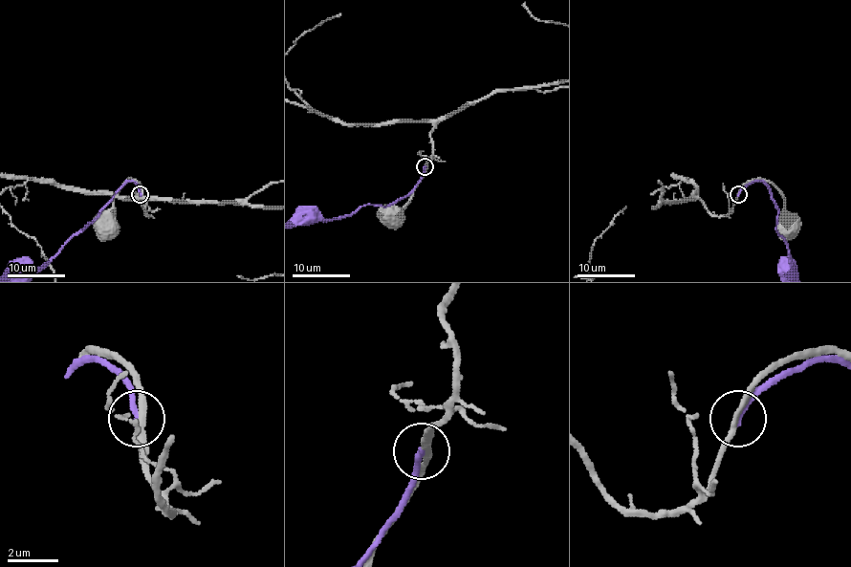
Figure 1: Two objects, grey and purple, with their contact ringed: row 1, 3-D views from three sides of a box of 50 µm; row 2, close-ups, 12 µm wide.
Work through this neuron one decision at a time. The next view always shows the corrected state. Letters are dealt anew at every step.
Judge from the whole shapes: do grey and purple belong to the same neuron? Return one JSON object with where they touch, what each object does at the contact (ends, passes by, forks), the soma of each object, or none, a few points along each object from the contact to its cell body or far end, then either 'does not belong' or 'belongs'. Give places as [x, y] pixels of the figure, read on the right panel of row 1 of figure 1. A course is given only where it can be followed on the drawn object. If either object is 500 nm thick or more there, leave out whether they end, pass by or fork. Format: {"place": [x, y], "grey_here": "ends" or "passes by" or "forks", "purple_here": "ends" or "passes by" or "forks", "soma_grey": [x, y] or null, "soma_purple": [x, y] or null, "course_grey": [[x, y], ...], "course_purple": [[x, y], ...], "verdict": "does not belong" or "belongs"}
{"place": [738, 194], "grey_here": "passes by", "purple_here": "ends", "soma_grey": [789, 226], "soma_purple": [787, 270], "course_grey": [[737, 194], [746, 183], [756, 179], [768, 180], [783, 199], [790, 227]], "course_purple": [[739, 194], [754, 182], [768, 187], [777, 210], [776, 230], [791, 259], [791, 267], [782, 264], [783, 267]], "verdict": "does not belong"}

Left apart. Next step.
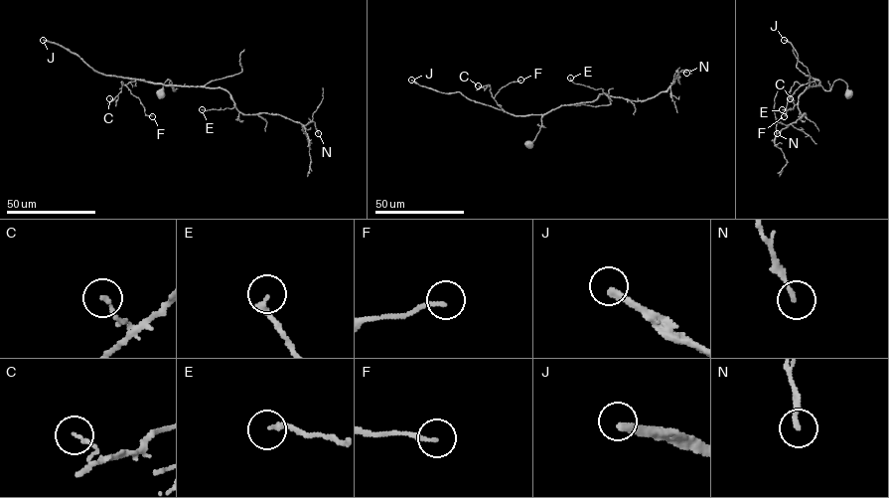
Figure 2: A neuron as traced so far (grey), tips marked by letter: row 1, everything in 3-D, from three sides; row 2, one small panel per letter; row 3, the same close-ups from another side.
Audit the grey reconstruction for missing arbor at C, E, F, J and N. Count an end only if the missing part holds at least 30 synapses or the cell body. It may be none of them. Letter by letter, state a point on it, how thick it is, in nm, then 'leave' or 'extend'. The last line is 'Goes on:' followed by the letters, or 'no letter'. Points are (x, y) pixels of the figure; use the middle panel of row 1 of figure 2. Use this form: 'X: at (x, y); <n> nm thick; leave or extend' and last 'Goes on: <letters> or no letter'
C: at (478, 85); 110 nm thick; leave
E: at (570, 78); 200 nm thick; leave
F: at (520, 80); 170 nm thick; leave
J: at (411, 80); 320 nm thick; extend
N: at (686, 73); 190 nm thick; leave
Goes on: J

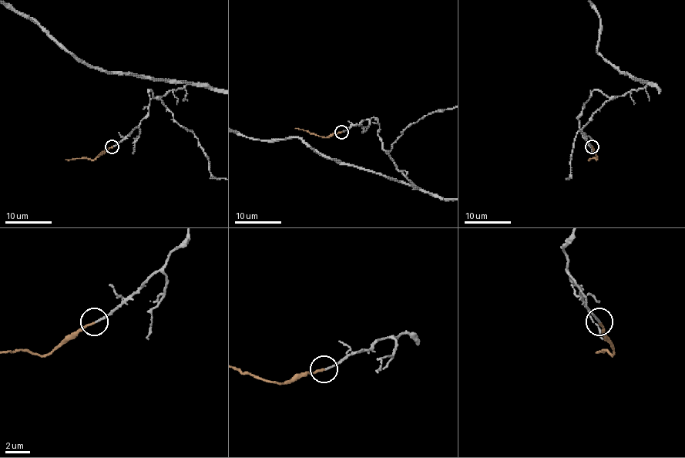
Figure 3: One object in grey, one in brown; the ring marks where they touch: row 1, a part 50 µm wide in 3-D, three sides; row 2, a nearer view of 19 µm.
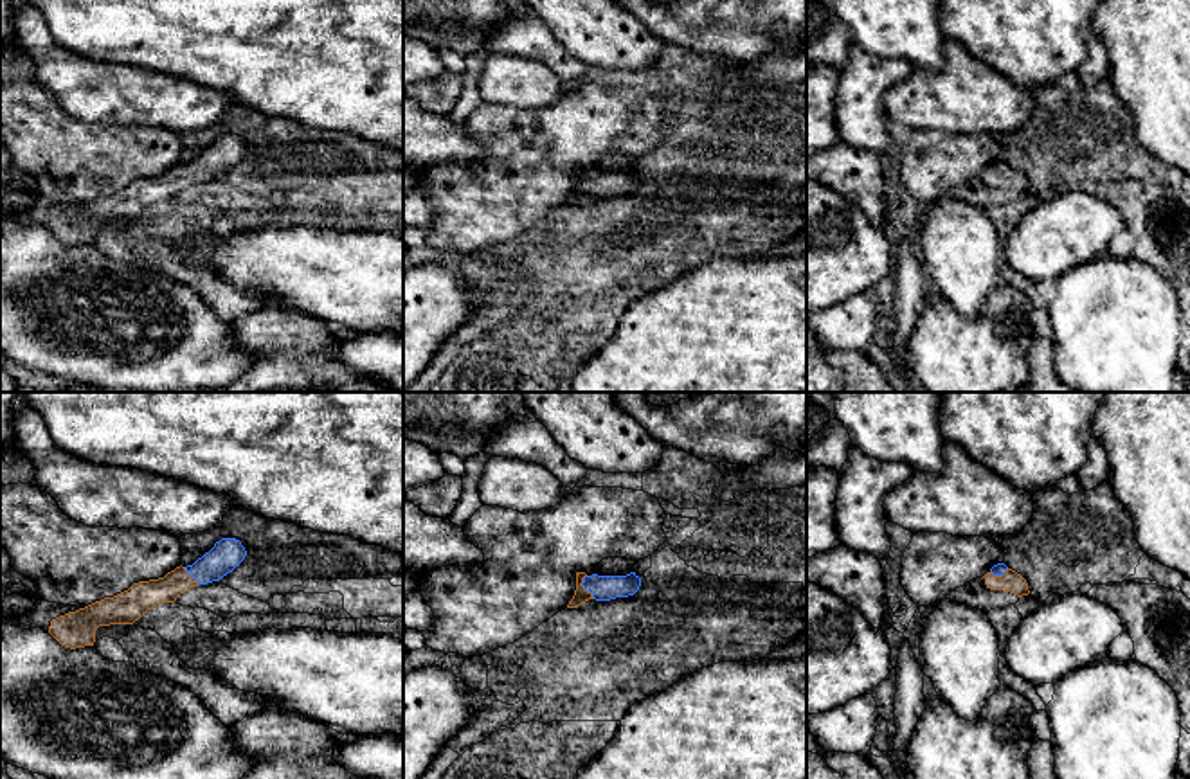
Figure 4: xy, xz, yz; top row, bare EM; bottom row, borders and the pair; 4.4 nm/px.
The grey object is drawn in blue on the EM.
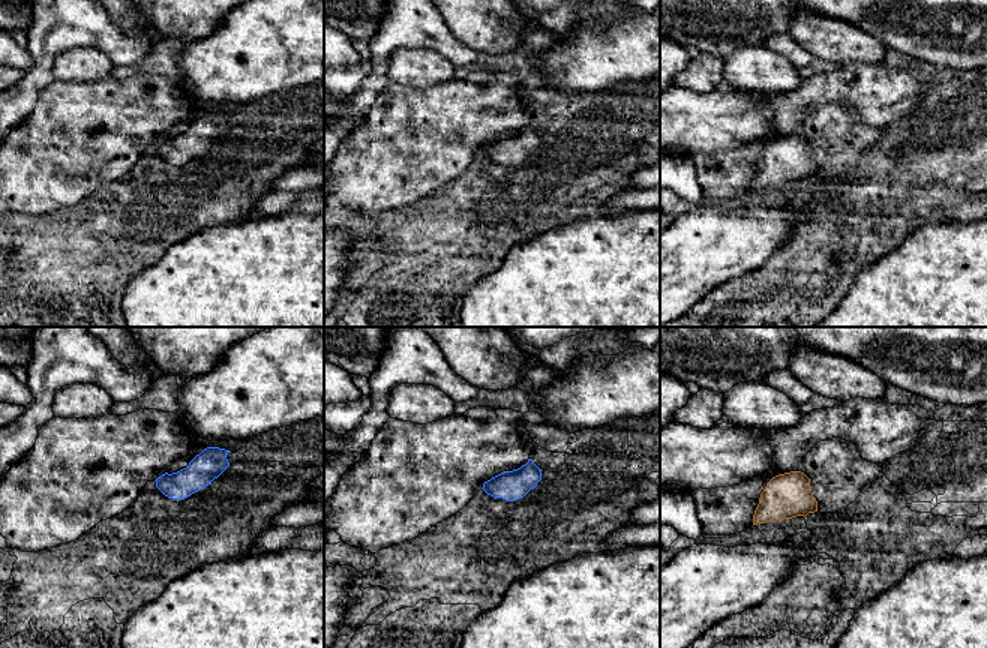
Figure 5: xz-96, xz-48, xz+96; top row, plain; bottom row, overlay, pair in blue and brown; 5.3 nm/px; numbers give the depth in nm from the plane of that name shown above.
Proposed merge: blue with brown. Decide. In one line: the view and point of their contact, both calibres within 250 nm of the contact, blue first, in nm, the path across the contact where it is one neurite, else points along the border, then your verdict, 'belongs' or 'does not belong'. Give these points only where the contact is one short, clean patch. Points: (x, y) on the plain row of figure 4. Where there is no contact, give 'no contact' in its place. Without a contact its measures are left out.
contact xz (584, 184); calibres 110 and 70 nm; way xz (602, 184), (584, 184), (580, 193); belongs

